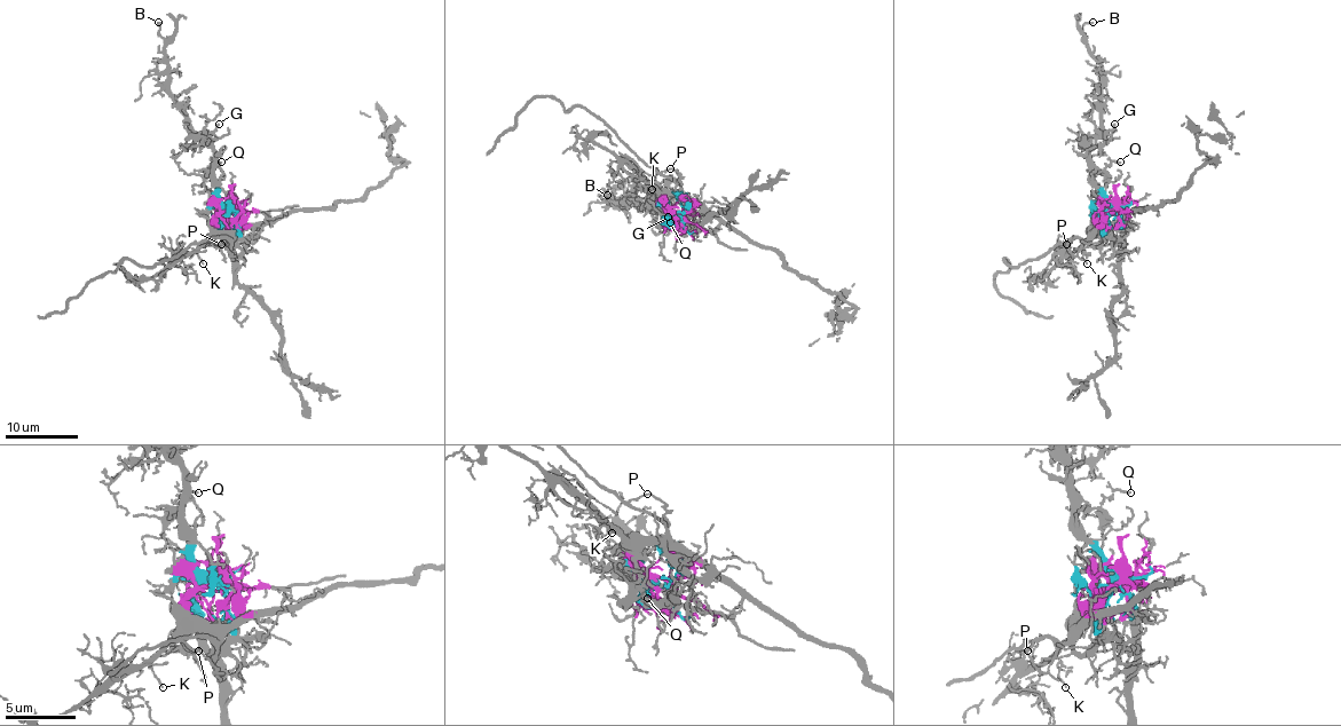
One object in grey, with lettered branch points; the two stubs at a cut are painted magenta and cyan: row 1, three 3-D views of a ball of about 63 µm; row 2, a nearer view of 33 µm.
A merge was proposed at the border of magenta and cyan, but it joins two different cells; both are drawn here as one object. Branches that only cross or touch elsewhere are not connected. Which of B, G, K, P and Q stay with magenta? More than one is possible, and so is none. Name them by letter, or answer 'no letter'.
K, P

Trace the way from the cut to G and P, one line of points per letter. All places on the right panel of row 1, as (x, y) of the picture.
G: (1113, 210), (1095, 181), (1086, 141), (1107, 133), (1115, 124)
P: (1113, 210), (1102, 215), (1086, 239), (1071, 239), (1066, 245)

